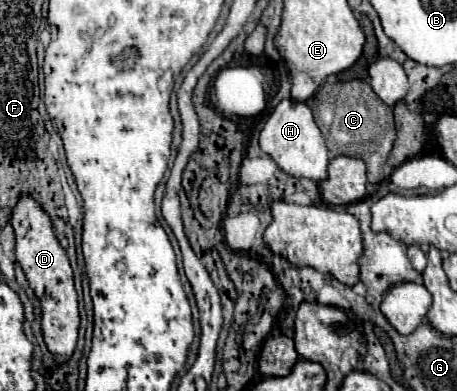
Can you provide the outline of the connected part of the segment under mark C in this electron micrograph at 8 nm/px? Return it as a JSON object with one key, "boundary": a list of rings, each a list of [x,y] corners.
{"boundary":[[[358,79],[325,82],[319,87],[311,106],[331,158],[341,154],[361,158],[367,164],[367,180],[371,184],[379,184],[385,178],[383,166],[395,140],[395,124],[391,108],[385,102],[379,102],[379,96],[371,90],[367,82]]]}

